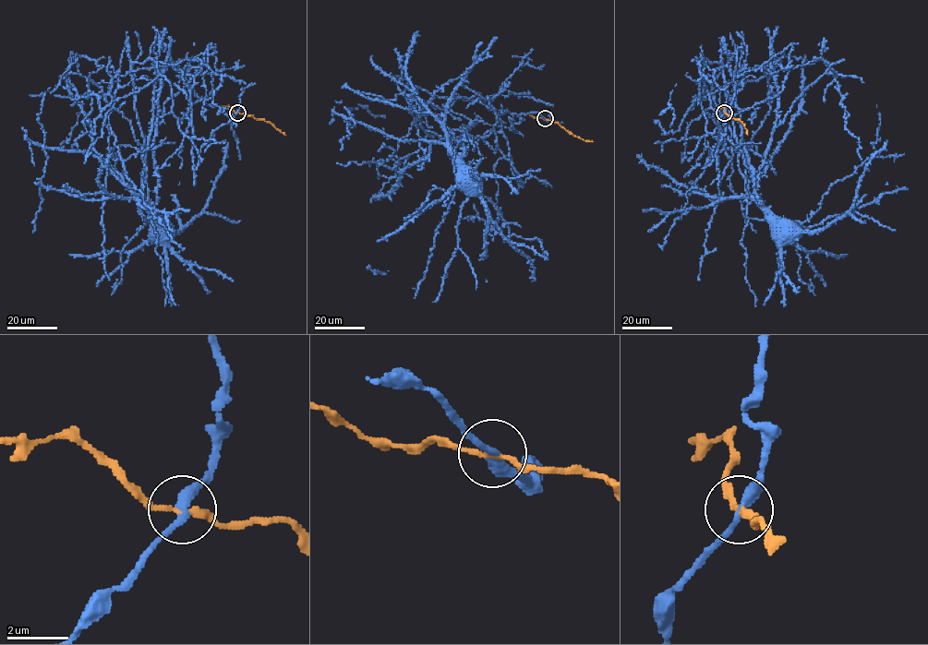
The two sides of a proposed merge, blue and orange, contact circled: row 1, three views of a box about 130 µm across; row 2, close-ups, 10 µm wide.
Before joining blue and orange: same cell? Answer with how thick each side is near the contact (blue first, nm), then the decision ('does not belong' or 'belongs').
calibres 280 and 160 nm; does not belong

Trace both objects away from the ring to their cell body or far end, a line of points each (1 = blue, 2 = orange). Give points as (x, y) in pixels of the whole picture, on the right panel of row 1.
1: (725, 112), (717, 169), (721, 89), (705, 58), (723, 68), (740, 150), (772, 234), (776, 229)
2: (725, 112), (741, 121), (748, 135)

